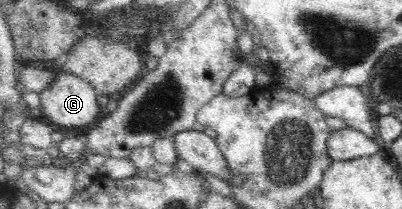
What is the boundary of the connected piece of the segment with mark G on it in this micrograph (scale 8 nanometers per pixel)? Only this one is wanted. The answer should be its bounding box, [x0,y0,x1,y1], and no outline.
[39,71,103,128]

